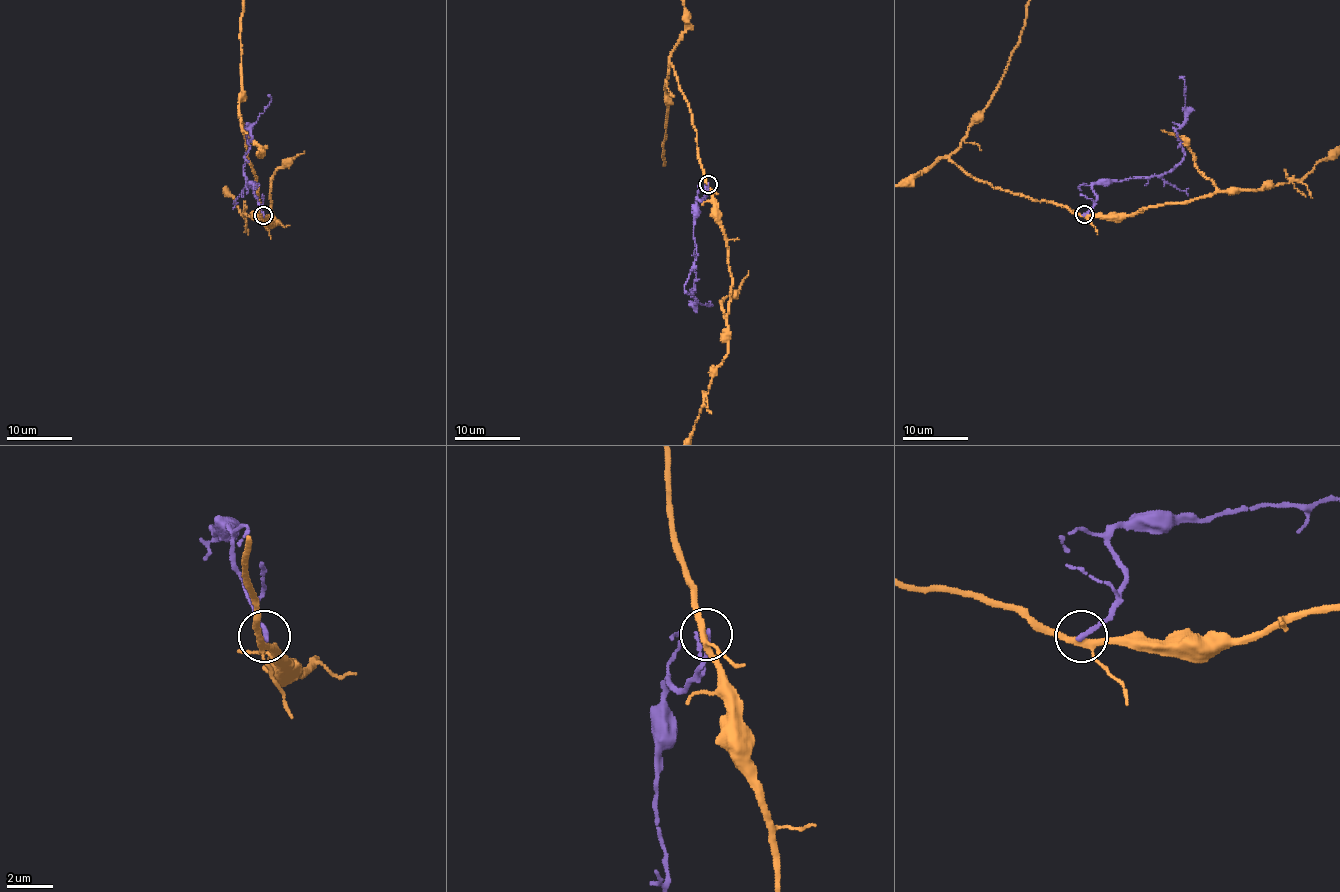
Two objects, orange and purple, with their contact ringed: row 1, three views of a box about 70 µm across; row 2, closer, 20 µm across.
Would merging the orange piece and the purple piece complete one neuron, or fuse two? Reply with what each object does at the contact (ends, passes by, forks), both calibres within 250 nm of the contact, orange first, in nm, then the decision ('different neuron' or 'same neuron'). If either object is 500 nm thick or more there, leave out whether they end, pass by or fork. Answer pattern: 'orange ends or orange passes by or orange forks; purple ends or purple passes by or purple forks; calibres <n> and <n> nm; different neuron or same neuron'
orange forks; purple ends; calibres 240 and 240 nm; different neuron

